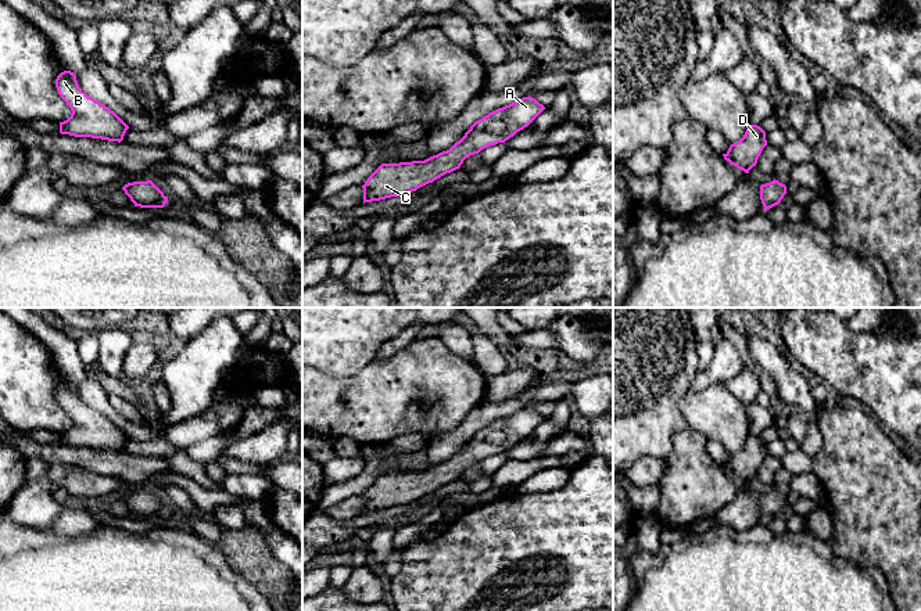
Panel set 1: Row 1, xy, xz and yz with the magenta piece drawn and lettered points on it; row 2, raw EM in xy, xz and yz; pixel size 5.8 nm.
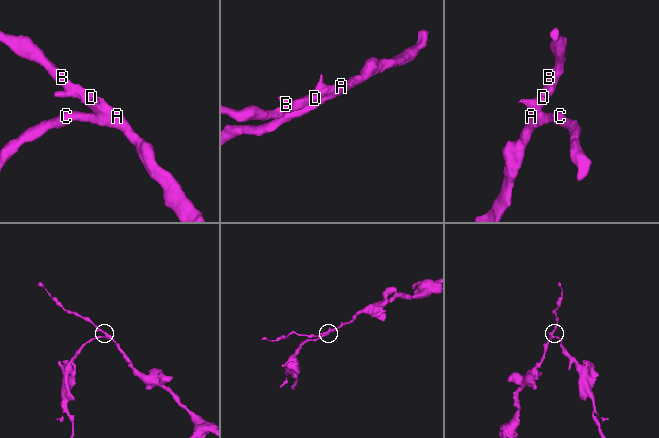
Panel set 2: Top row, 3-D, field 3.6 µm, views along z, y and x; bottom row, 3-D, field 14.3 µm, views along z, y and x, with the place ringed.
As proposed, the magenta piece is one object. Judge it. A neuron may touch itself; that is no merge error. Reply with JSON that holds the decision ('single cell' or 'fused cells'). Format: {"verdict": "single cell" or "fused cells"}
{"verdict": "single cell"}

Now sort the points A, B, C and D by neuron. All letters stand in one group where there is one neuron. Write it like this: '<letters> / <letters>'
A B C D

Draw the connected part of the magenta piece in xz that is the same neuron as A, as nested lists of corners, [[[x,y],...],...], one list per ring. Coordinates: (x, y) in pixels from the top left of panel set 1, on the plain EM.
[[[523,407],[476,431],[449,460],[424,471],[381,474],[365,492],[363,514],[380,511],[433,493],[460,478],[463,471],[481,460],[505,453],[527,438],[545,417],[533,407]]]

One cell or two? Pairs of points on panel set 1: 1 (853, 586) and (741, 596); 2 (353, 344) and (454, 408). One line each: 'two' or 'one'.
1: one
2: two

